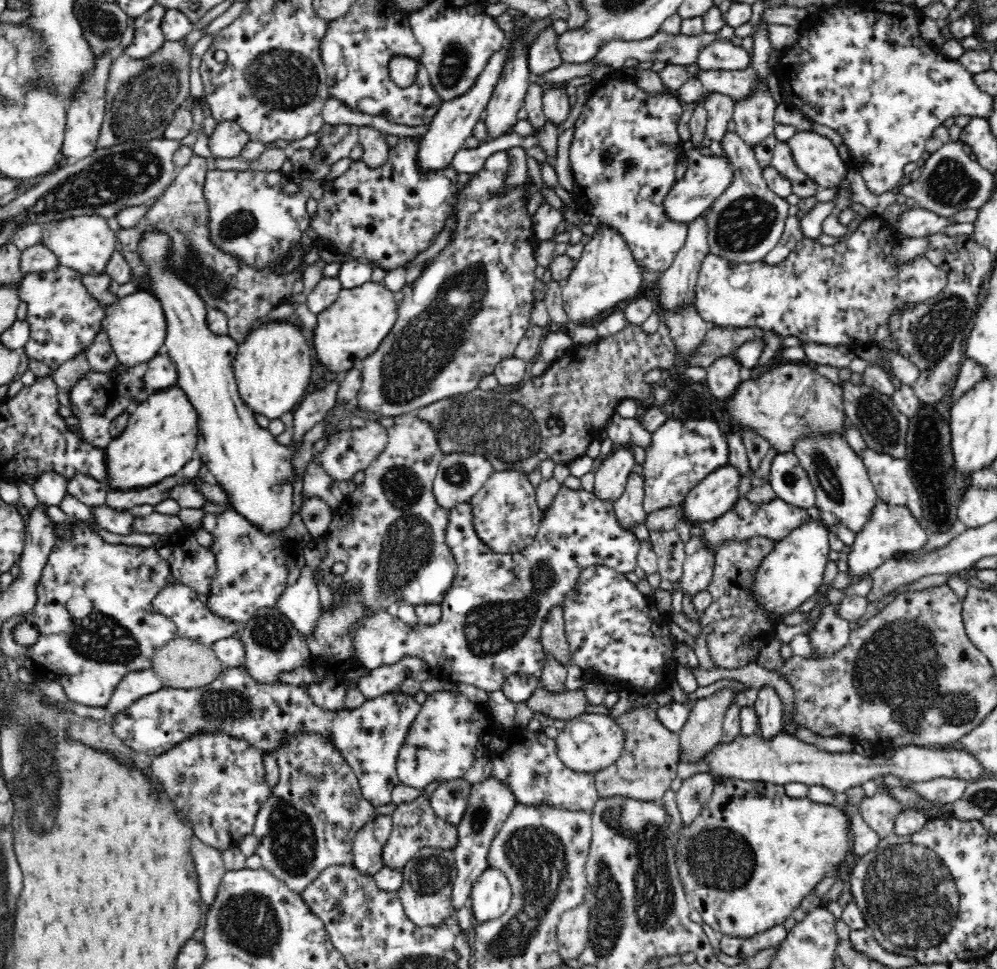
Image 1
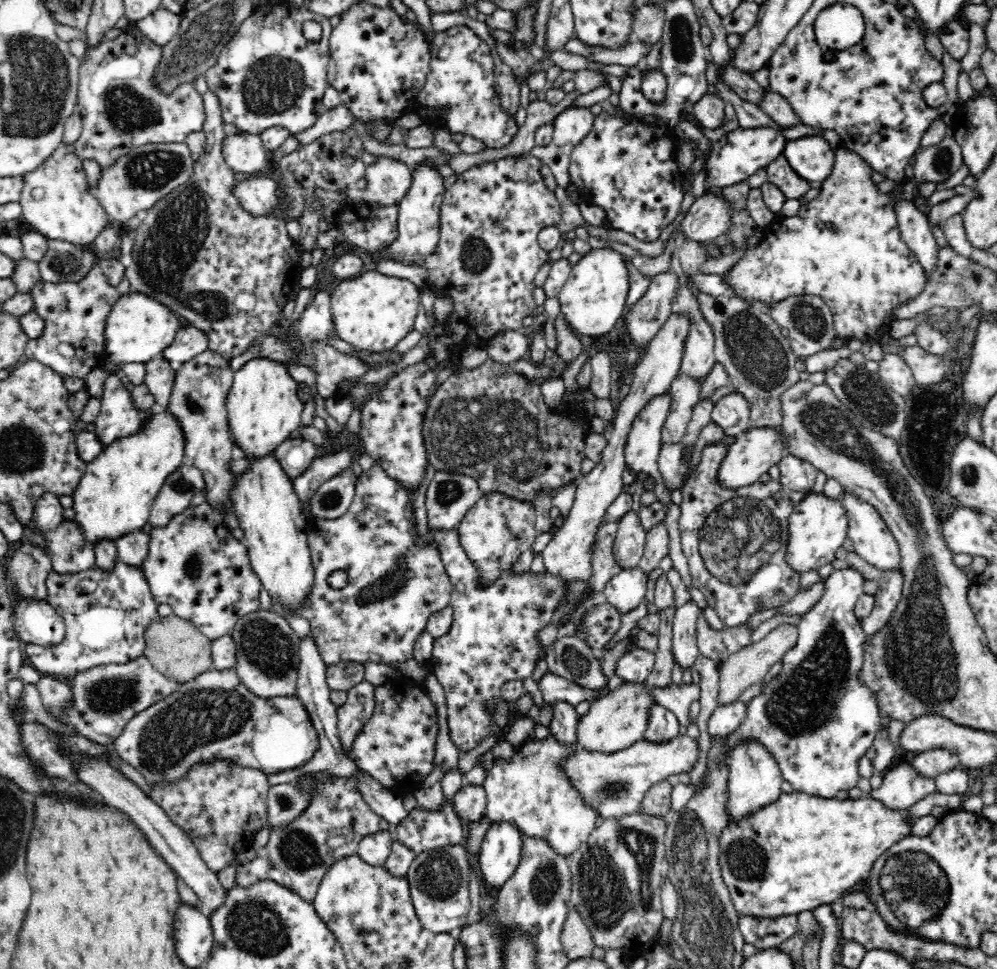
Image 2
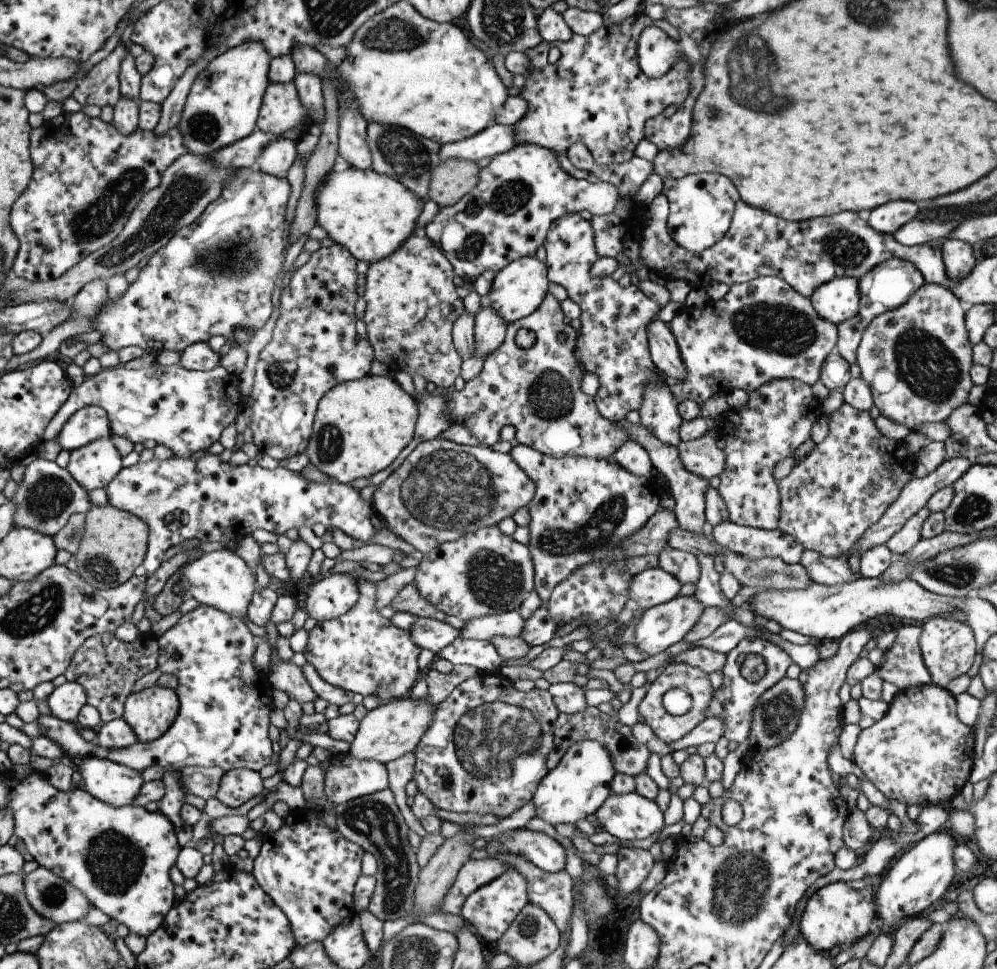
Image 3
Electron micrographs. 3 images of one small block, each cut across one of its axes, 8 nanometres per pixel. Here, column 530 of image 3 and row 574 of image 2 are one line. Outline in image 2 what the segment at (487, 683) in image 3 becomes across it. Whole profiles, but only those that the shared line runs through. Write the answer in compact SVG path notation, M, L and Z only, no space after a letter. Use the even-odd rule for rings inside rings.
M714 444L704 447L700 464L698 464L698 467L692 472L690 478L686 480L686 484L684 484L682 488L682 503L678 506L680 506L679 529L682 540L682 551L688 561L691 584L694 589L700 590L700 592L704 594L707 600L707 606L710 606L710 608L716 611L724 626L732 628L744 625L748 619L751 618L752 614L758 610L758 607L756 607L758 602L761 602L761 605L768 609L781 607L787 601L792 600L792 597L798 592L798 588L800 588L800 574L793 572L785 562L785 553L789 538L789 525L787 520L790 514L794 512L794 502L790 499L791 491L778 481L770 481L766 482L766 484L757 482L752 486L740 488L740 490L725 490L718 483L718 468L720 468L726 452L728 452L728 447L725 445Z

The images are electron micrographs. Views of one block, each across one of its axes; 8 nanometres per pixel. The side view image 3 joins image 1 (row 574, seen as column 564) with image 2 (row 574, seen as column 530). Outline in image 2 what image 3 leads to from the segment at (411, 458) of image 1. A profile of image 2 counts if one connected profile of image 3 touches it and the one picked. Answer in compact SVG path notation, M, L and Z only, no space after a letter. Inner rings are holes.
M374 460L374 464L364 471L358 471L358 481L355 489L354 501L350 504L347 512L334 520L320 520L313 519L308 521L307 528L307 540L312 560L312 567L314 568L314 582L310 586L310 592L306 594L304 602L300 602L298 606L294 608L285 608L287 615L284 617L291 620L292 617L303 618L310 622L311 632L315 638L316 644L319 646L324 662L328 664L340 664L352 663L352 662L380 662L380 664L403 664L405 661L413 658L414 642L419 636L419 633L426 631L426 626L429 617L433 612L438 612L446 608L453 597L453 586L446 572L446 568L441 560L440 552L431 546L425 536L420 536L416 530L416 522L414 520L414 502L416 501L416 494L418 492L418 486L412 489L408 489L408 486L402 485L394 477L390 476L385 468L381 467L379 461ZM334 570L342 570L347 574L347 583L340 589L334 589L328 583L328 577Z

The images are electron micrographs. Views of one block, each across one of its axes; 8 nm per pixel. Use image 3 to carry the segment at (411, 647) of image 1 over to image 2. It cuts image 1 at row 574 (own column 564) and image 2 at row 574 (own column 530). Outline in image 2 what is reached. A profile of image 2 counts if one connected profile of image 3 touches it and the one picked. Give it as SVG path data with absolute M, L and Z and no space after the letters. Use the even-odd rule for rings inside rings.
M458 526L452 529L430 529L432 539L438 545L442 563L450 577L453 586L453 597L450 607L453 612L453 622L450 631L443 636L434 639L433 650L424 666L442 684L447 700L447 715L449 731L454 744L463 753L471 751L476 744L480 744L490 732L500 730L500 734L508 729L507 701L500 694L503 684L513 680L524 680L532 678L533 670L537 667L538 661L544 656L546 648L541 644L540 632L554 621L556 609L559 609L569 595L569 582L558 574L552 574L549 570L533 572L522 570L517 572L516 564L510 569L498 574L496 580L481 580L480 569L466 555ZM639 565L621 569L607 583L605 591L607 601L612 603L622 615L634 611L646 594L647 581L647 574ZM493 702L497 704L494 718L484 711L484 704Z

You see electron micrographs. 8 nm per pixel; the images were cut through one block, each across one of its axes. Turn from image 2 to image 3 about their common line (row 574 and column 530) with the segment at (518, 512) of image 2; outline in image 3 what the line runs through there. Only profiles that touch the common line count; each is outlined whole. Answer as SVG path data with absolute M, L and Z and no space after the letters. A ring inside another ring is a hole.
M435 437L429 441L422 441L417 444L409 455L399 464L395 470L393 470L385 480L380 482L375 490L372 492L370 508L374 514L385 520L385 528L391 531L395 536L401 538L411 544L414 550L419 550L421 553L429 553L435 549L436 546L443 545L447 541L456 541L457 538L467 533L472 533L478 528L496 525L501 519L505 517L513 516L514 512L519 507L525 507L529 502L529 499L533 496L534 484L527 478L527 475L515 464L515 461L509 456L509 453L498 453L491 449L491 447L485 446L470 446L460 445L449 439Z

